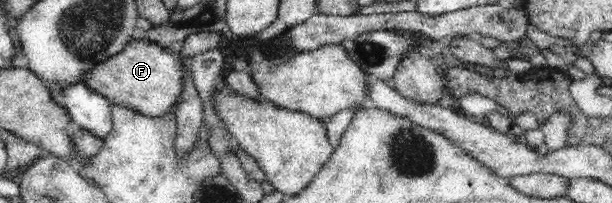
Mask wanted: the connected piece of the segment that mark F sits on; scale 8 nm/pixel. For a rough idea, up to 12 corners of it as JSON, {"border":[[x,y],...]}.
{"border":[[135,40],[82,78],[149,118],[173,113],[184,59]]}

